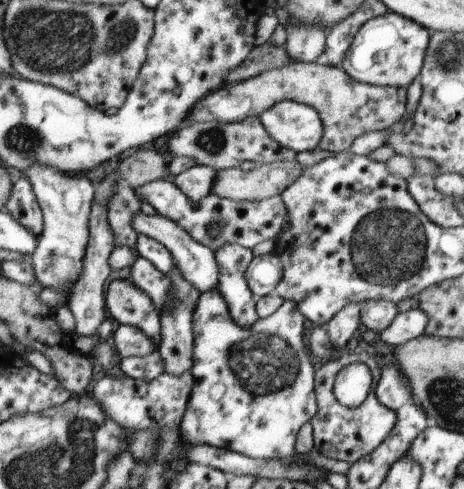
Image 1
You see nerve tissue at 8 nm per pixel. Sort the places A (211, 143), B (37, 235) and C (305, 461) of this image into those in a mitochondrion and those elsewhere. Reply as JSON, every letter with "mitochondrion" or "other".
{"A":"mitochondrion","B":"other","C":"other"}

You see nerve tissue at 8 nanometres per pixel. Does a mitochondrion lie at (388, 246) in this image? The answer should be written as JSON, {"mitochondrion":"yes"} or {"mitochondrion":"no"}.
{"mitochondrion":"yes"}

